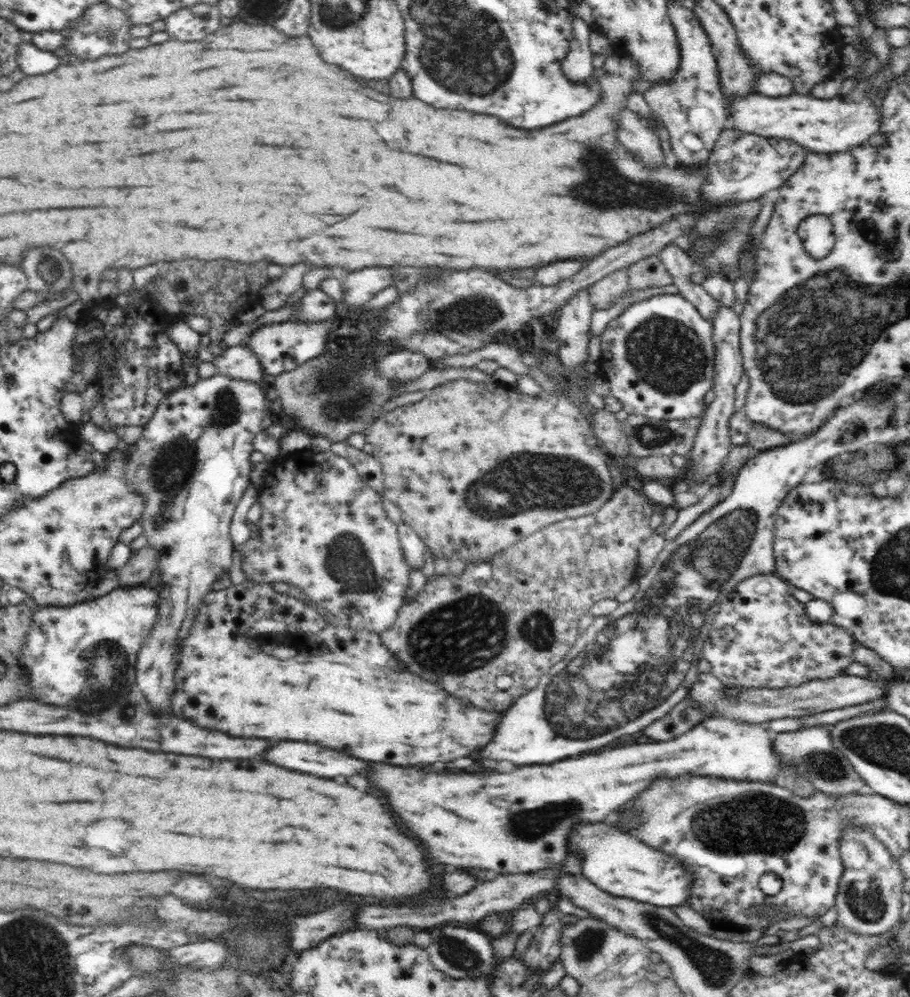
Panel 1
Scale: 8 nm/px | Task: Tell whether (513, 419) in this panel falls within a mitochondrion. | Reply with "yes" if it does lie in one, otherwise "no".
no

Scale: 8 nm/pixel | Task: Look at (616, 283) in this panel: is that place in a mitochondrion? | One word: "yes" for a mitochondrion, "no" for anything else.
no

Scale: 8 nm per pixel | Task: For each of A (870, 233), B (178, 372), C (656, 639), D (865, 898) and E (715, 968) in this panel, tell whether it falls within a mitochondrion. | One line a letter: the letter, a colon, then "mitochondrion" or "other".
A: mitochondrion
B: other
C: mitochondrion
D: mitochondrion
E: mitochondrion

